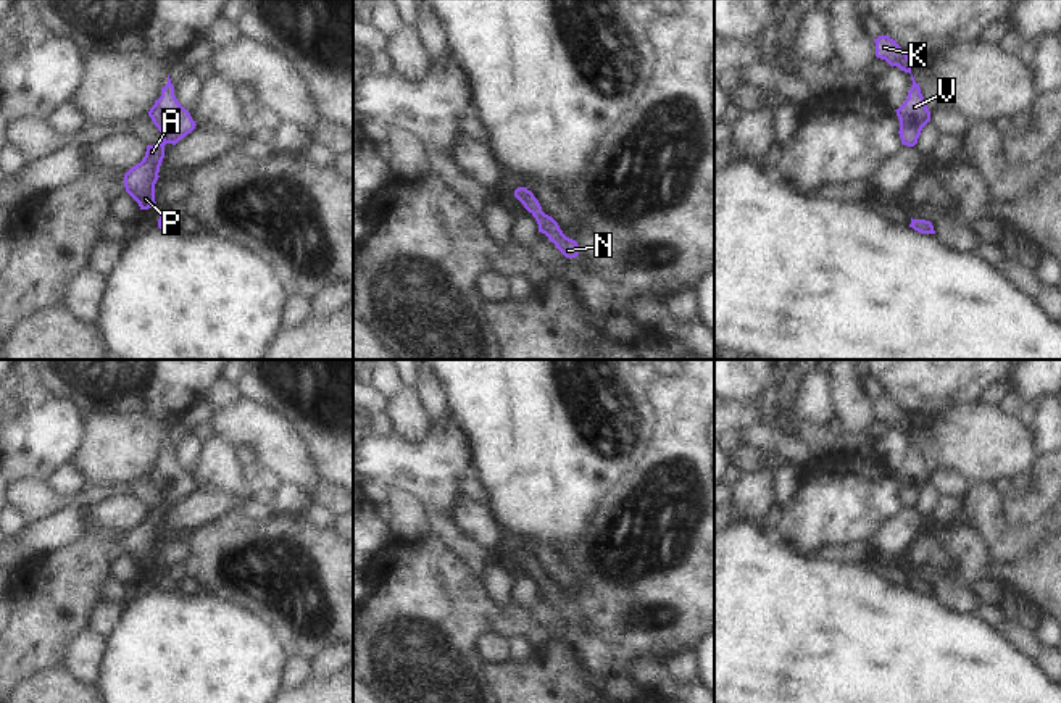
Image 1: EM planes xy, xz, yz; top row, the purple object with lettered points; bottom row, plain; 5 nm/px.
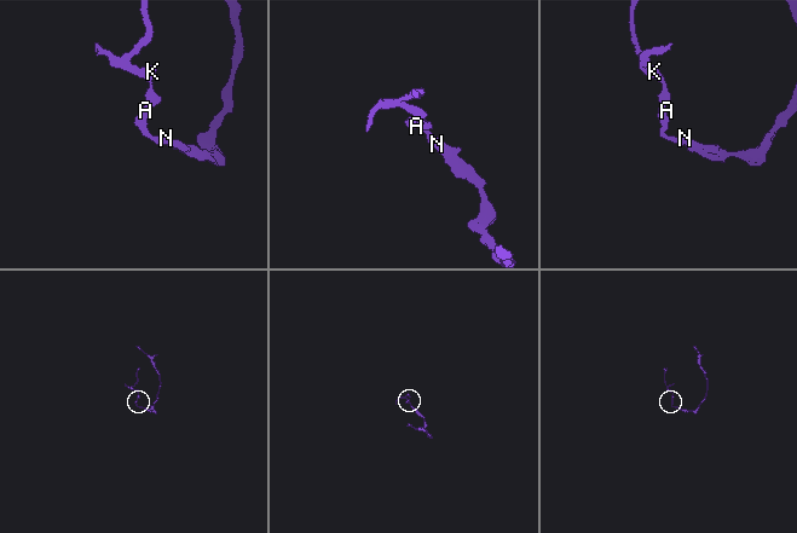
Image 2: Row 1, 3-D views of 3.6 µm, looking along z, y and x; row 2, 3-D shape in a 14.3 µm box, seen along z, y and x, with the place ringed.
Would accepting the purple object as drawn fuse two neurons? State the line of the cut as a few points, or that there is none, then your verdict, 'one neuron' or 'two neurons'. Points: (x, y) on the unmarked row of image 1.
no cut | one neuron

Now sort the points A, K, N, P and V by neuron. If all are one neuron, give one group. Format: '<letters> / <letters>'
A K N P V

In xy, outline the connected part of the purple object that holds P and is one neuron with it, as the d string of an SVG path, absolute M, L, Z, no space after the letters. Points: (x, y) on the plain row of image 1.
M168 437L168 445L161 448L161 458L155 461L148 477L163 495L160 505L147 506L145 518L124 535L126 553L139 564L140 571L155 568L155 545L161 522L164 519L164 506L176 506L182 498L195 490L190 474L177 463L174 447Z

